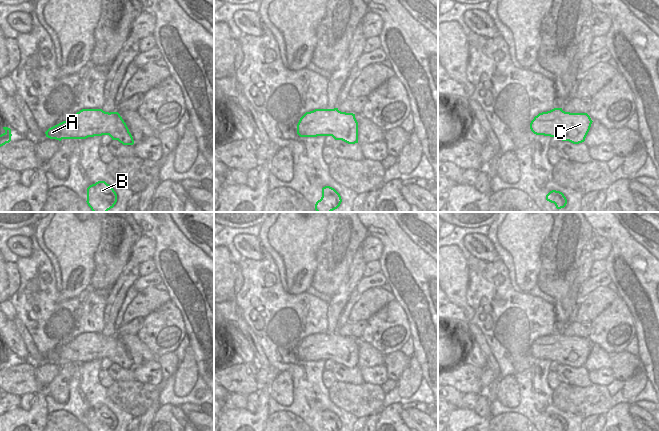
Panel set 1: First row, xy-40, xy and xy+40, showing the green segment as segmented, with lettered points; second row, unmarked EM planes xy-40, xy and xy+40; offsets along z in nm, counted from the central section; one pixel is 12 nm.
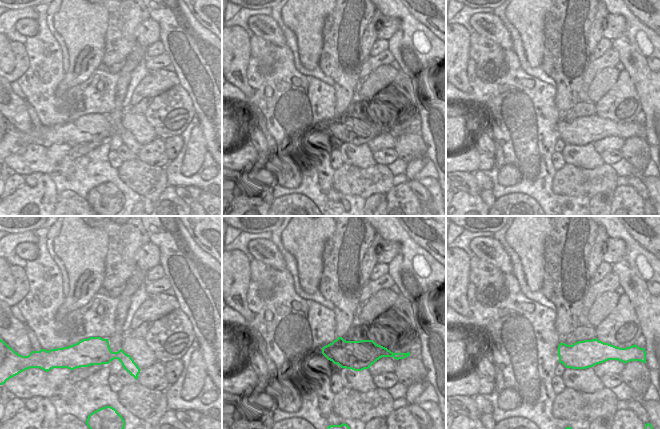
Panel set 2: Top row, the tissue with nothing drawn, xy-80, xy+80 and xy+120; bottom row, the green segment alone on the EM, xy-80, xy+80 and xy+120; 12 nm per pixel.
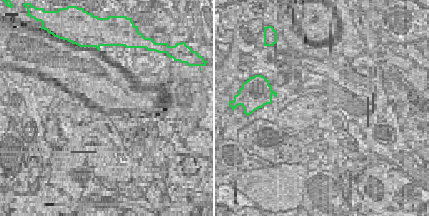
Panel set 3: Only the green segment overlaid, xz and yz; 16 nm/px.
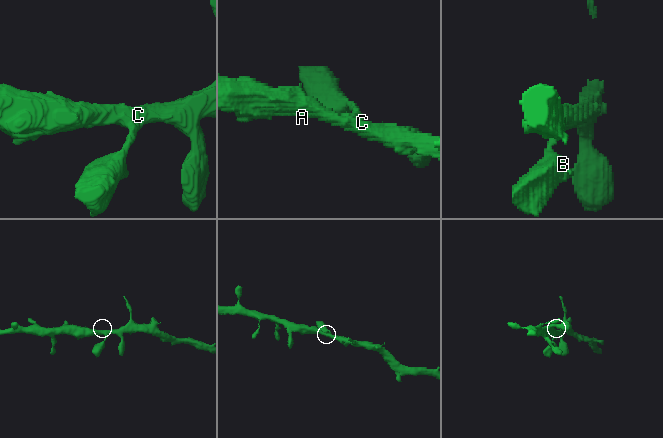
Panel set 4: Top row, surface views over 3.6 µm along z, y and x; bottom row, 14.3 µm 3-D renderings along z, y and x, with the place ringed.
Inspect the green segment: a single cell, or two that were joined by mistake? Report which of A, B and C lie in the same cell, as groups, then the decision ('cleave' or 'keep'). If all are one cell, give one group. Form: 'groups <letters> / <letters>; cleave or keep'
groups A B C; keep

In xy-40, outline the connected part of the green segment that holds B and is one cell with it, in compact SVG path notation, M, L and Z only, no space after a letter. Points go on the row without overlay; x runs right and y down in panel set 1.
M98 405L87 412L86 426L89 431L114 431L117 418L105 405Z

